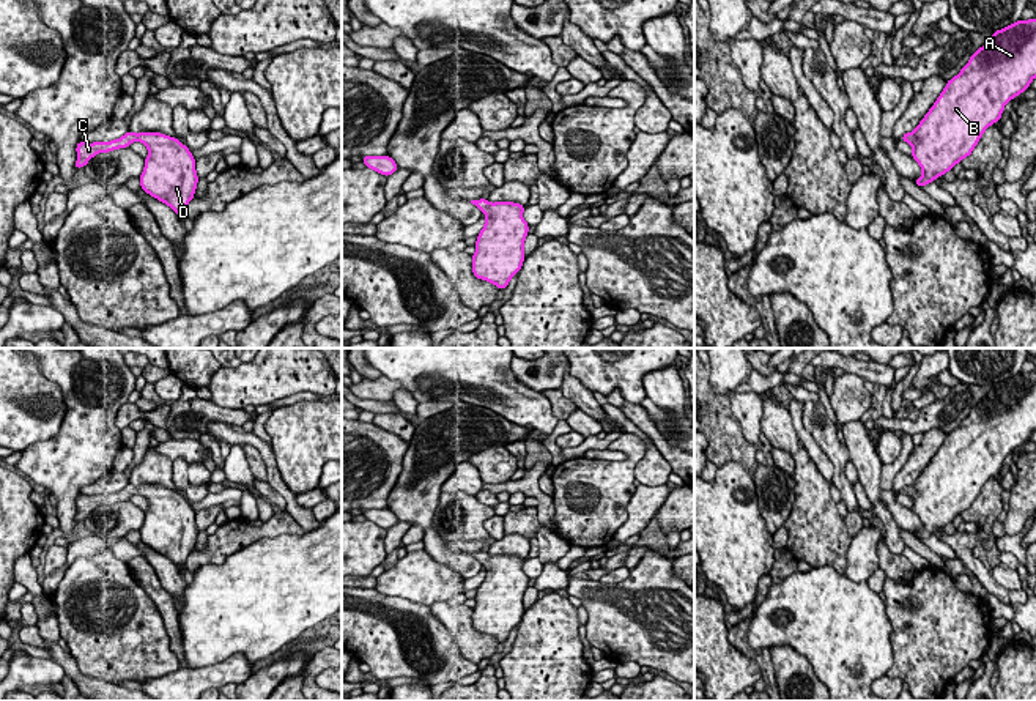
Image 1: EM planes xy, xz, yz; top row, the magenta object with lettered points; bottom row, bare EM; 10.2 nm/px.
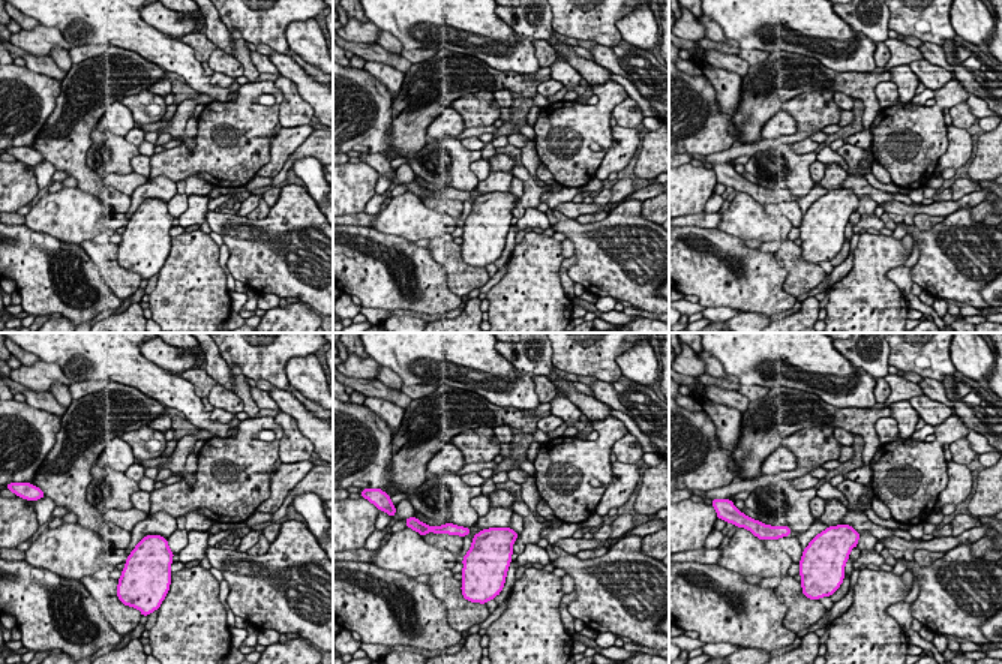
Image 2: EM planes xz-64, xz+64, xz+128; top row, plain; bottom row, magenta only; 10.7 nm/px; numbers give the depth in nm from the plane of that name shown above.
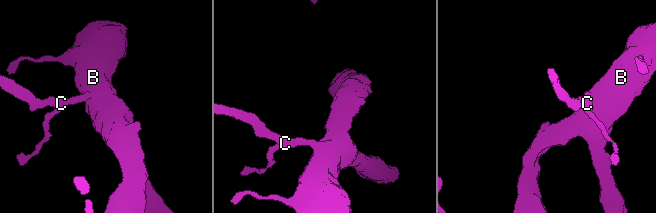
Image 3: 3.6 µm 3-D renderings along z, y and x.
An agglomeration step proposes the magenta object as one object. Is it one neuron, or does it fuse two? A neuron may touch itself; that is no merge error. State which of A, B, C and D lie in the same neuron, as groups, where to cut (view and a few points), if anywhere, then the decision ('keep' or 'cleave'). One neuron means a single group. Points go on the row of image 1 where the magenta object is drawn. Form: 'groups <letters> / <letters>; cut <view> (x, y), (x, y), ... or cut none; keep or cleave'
groups A B C D; cut none; keep

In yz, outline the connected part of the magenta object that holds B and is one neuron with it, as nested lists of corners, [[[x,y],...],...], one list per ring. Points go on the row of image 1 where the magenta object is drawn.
[[[1036,17],[1017,20],[1001,30],[970,57],[962,71],[946,82],[931,110],[924,115],[913,132],[907,132],[901,140],[913,147],[910,154],[923,169],[923,175],[913,181],[927,186],[943,176],[957,162],[970,156],[984,131],[1001,118],[1009,99],[1014,99],[1036,77]]]

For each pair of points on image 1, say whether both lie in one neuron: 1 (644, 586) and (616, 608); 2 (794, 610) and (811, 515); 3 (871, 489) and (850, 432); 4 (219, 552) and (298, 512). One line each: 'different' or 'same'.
1: same
2: different
3: same
4: different

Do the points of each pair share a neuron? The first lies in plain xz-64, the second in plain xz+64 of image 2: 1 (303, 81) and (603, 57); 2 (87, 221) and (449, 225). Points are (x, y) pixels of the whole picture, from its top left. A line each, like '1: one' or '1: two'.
1: one
2: one

